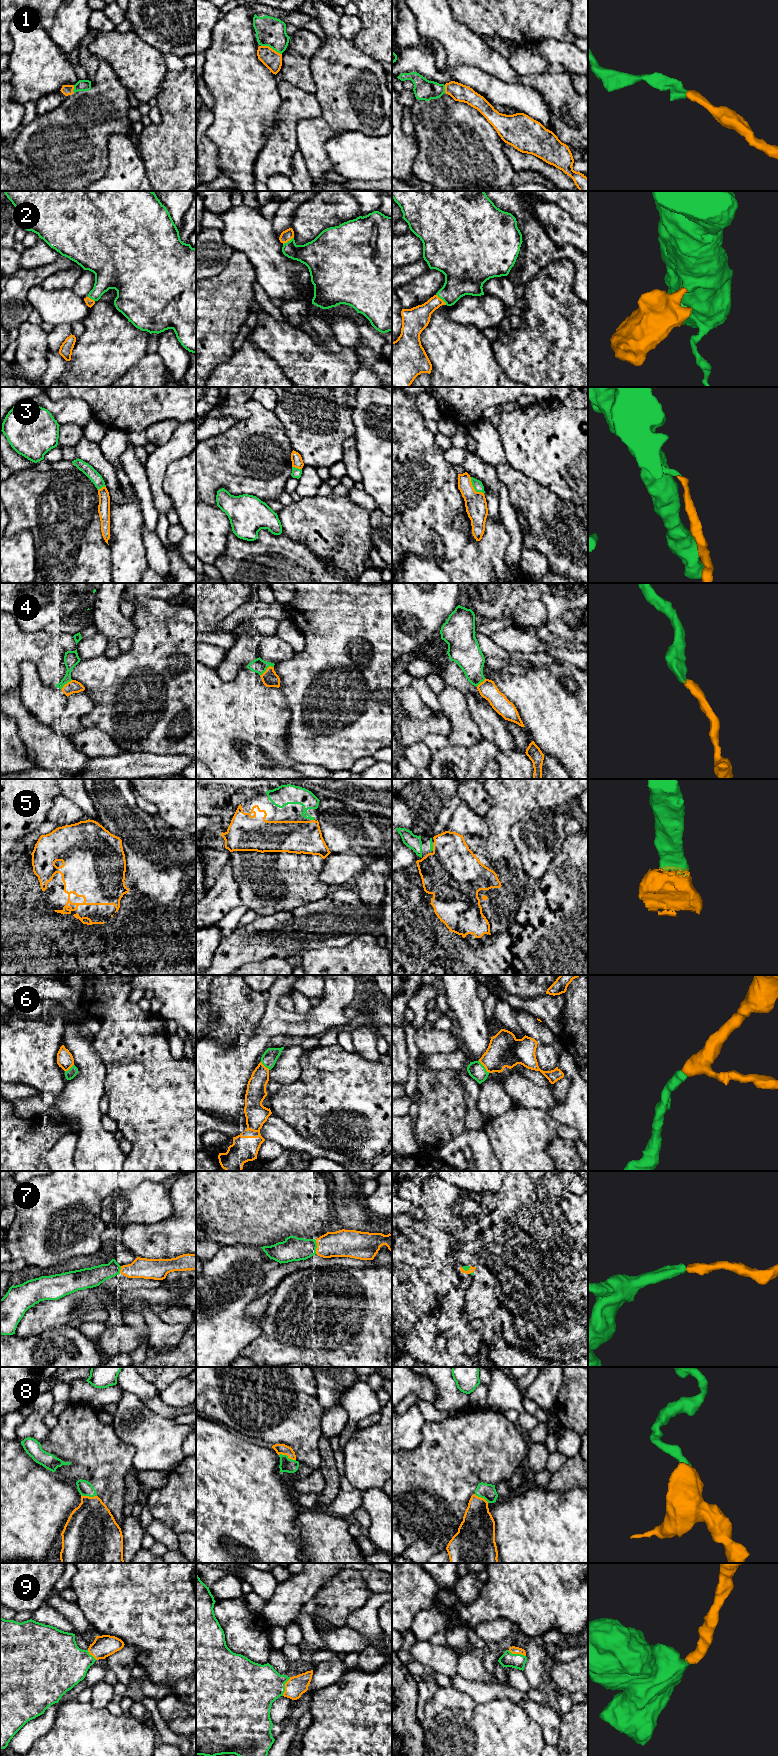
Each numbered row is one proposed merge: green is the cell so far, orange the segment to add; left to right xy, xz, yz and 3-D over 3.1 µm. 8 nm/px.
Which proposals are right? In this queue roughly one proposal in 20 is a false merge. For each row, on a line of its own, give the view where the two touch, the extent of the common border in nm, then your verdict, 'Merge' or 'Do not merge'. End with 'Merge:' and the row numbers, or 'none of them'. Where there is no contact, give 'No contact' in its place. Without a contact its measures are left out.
1: Touches green in xz. Shared border 180 nm. Merge
2: Touches green in yz. Shared border 120 nm. Merge
3: Touches green in yz. Shared border 170 nm. Merge
4: Touches green in xz. Shared border 130 nm. Merge
5: Touches green in xz. Shared border 30 nm. Merge
6: Touches green in yz. Shared border 140 nm. Merge
7: Touches green in xz. Shared border 110 nm. Merge
8: Touches green in xz. Shared border 140 nm. Merge
9: Touches green in xz. Shared border 170 nm. Merge
Merge: 1, 2, 3, 4, 5, 6, 7, 8, 9

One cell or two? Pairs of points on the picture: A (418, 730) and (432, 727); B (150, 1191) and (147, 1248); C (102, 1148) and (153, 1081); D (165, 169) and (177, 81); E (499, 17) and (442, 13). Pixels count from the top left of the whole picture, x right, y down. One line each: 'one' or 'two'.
A: one
B: two
C: two
D: one
E: two

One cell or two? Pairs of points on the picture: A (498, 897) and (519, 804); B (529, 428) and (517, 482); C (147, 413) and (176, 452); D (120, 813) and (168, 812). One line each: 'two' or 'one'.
A: one
B: two
C: two
D: two

